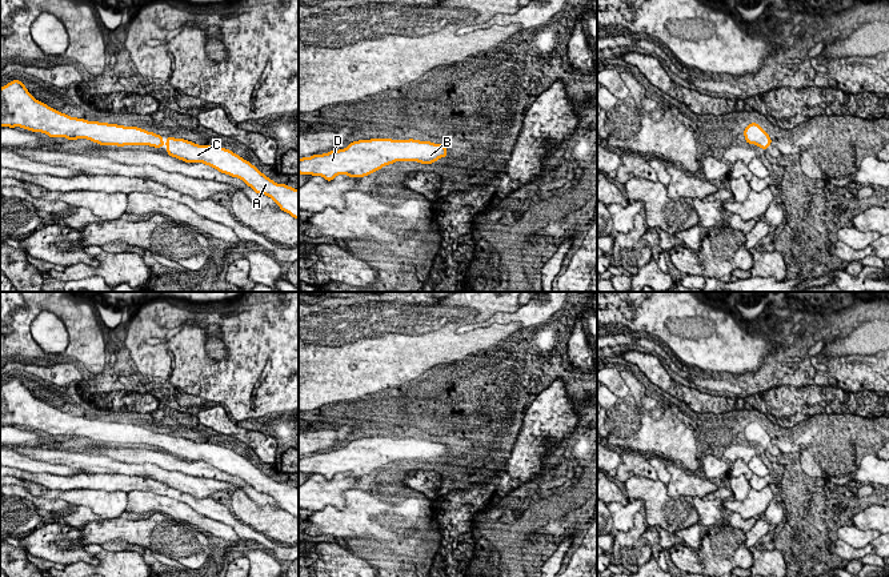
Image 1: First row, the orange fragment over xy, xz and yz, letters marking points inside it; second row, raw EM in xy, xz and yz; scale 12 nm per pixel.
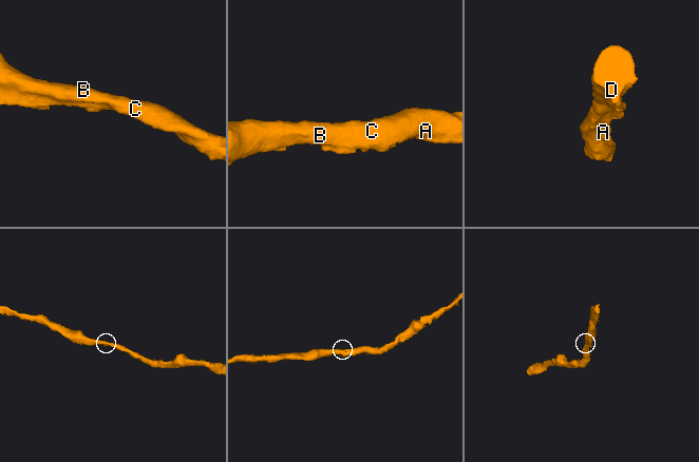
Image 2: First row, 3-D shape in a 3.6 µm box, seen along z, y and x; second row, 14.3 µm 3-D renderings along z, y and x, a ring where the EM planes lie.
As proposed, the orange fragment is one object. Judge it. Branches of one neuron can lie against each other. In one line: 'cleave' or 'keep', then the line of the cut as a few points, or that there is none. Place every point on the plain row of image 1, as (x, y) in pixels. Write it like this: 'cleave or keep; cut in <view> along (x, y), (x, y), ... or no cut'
keep; no cut

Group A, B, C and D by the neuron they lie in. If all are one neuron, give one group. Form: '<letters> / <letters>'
A B C D

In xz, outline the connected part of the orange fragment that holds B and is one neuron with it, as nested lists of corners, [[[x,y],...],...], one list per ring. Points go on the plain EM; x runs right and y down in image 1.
[[[371,437],[351,441],[345,448],[299,457],[299,472],[323,474],[332,480],[337,473],[364,476],[396,460],[432,462],[448,450],[443,442],[420,438]]]

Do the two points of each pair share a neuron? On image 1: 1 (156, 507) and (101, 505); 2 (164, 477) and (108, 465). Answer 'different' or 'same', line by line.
1: different
2: same

